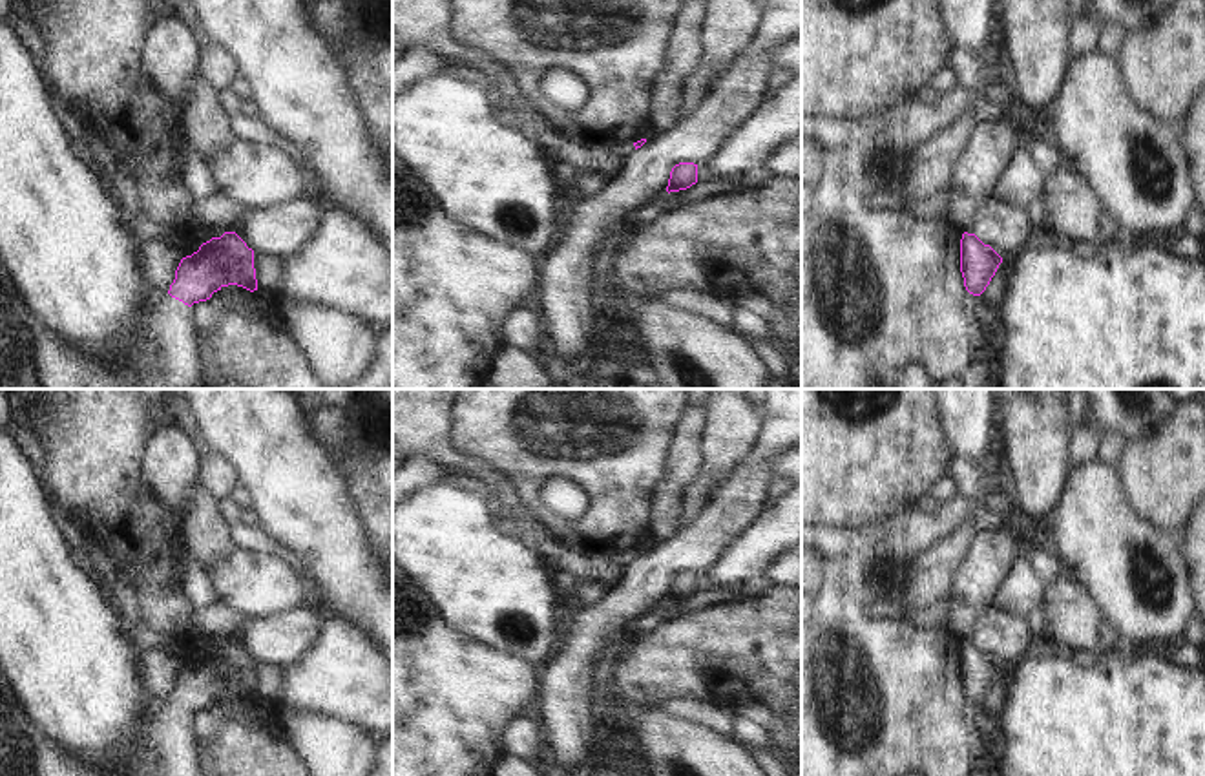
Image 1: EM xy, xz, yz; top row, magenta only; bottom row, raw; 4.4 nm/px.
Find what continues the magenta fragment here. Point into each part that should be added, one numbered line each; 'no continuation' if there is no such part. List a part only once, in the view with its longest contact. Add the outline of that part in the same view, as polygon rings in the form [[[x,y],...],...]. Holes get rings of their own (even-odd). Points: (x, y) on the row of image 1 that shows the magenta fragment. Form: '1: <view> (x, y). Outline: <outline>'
no continuation

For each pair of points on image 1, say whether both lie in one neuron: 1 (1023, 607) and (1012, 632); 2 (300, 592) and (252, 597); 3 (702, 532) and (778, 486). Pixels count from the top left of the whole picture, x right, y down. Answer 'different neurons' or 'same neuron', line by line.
1: different neurons
2: same neuron
3: different neurons

